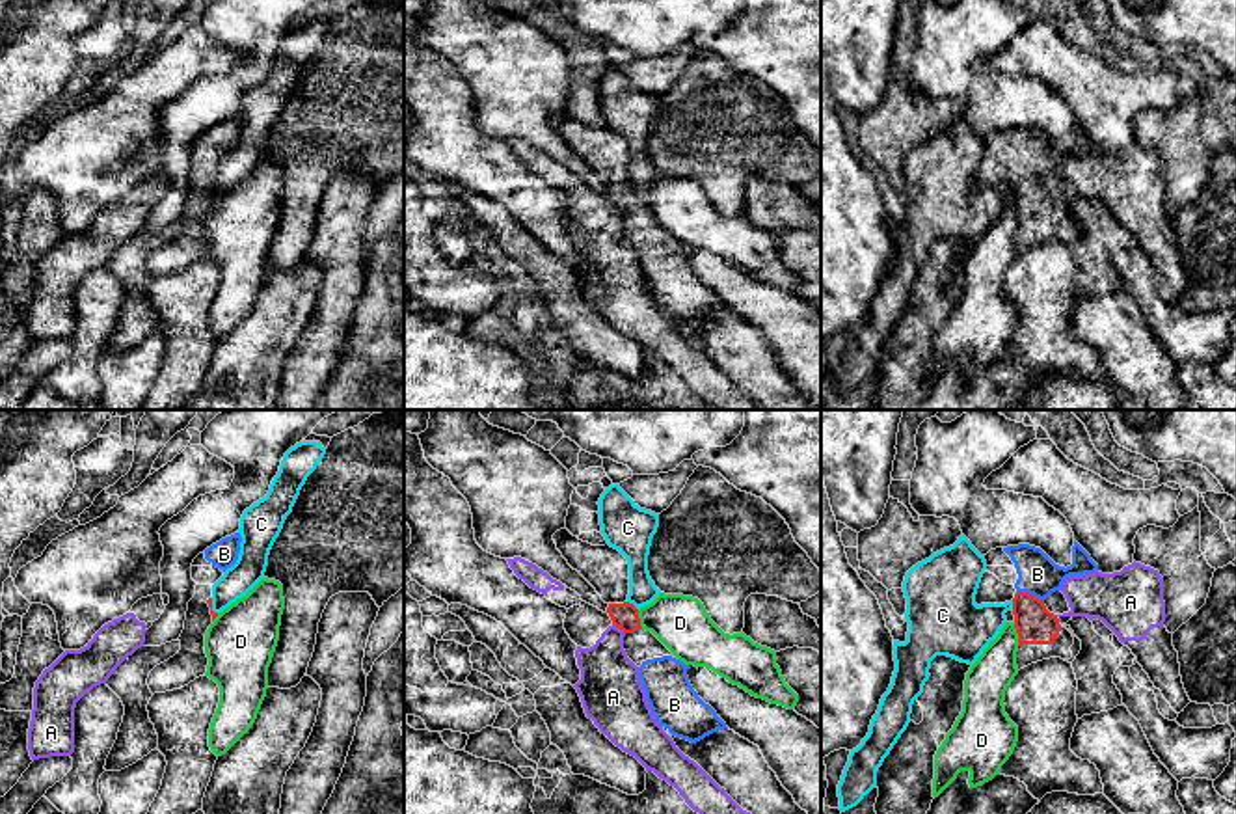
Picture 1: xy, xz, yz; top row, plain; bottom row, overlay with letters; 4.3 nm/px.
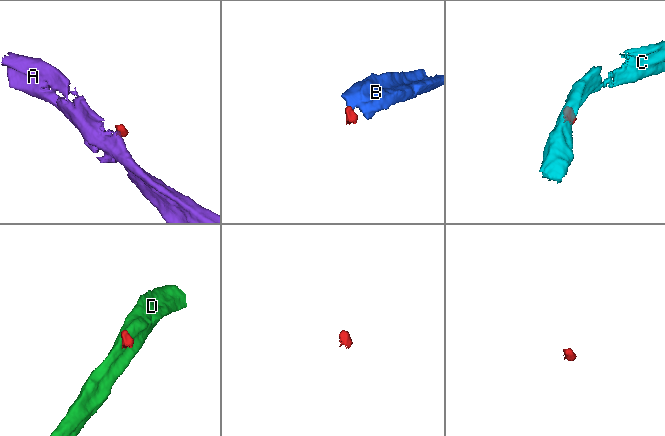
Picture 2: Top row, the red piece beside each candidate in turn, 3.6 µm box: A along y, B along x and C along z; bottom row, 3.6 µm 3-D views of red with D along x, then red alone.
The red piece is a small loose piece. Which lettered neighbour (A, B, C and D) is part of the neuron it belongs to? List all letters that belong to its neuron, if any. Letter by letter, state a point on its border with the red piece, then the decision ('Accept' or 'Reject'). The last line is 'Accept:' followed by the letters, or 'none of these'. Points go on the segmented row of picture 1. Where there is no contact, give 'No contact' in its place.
A: Touches red at xz (618, 626). Reject
B: Touches red at yz (1030, 595). Accept
C: Touches red at xz (633, 606). Reject
D: Touches red at yz (1019, 636). Reject
Accept: B

